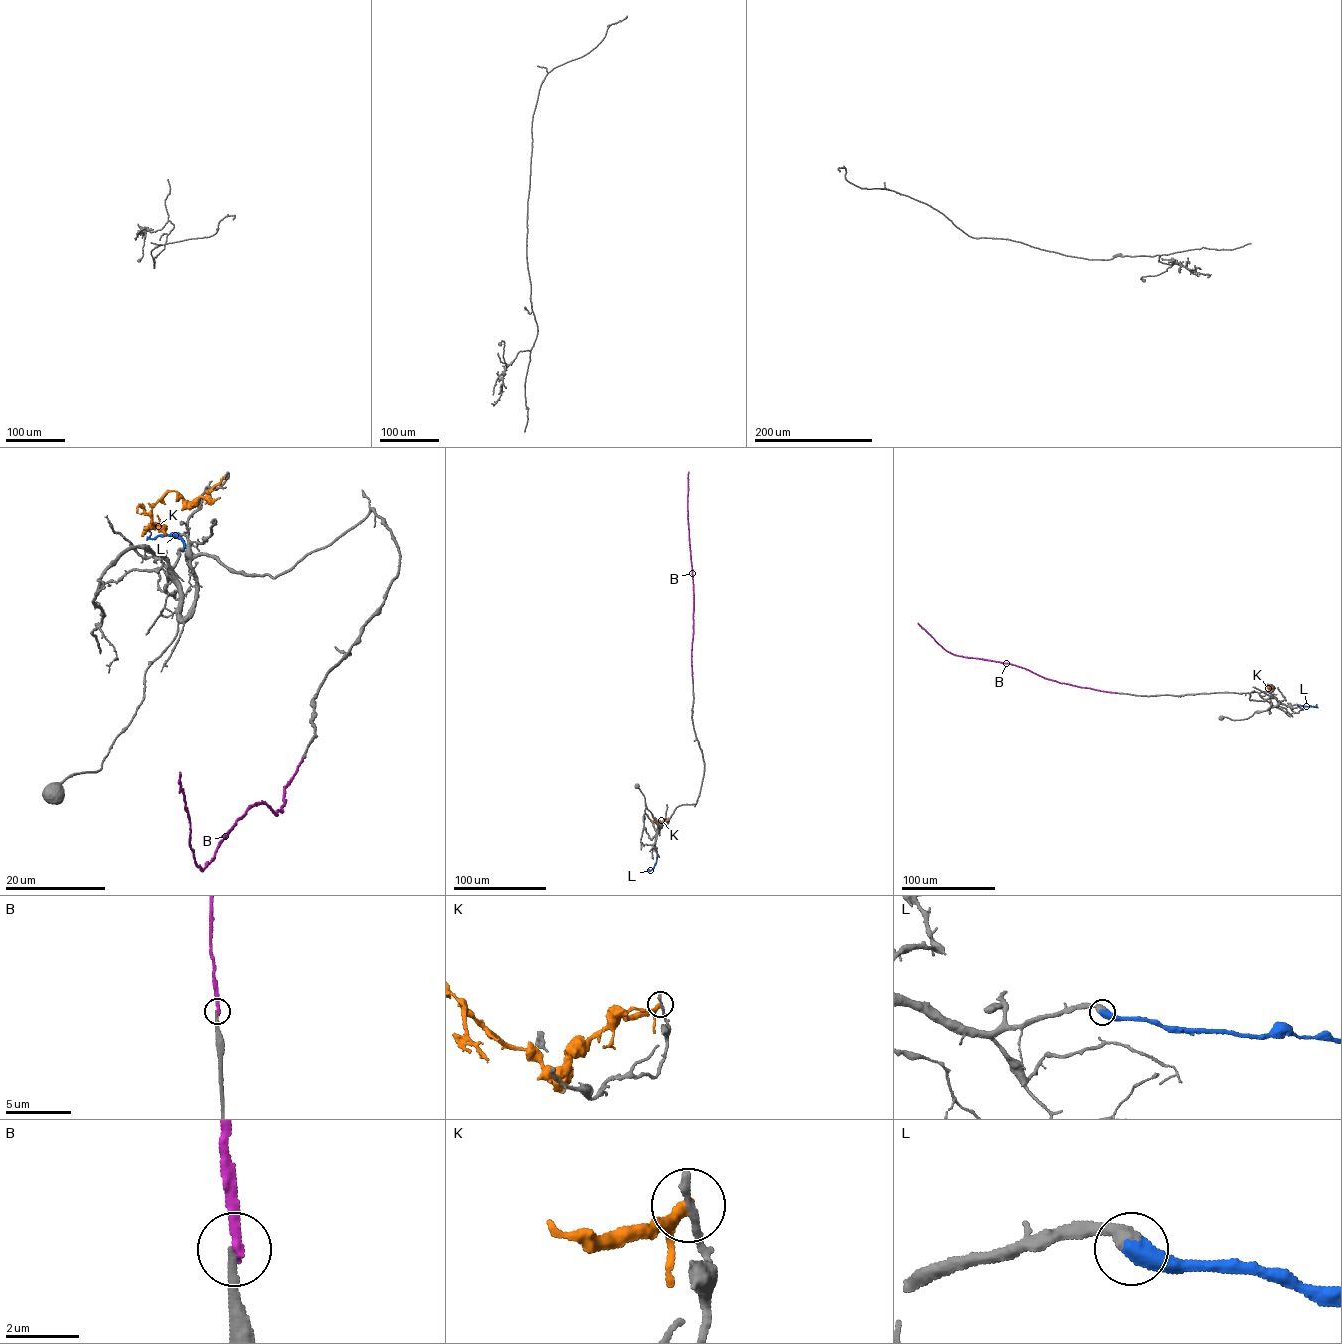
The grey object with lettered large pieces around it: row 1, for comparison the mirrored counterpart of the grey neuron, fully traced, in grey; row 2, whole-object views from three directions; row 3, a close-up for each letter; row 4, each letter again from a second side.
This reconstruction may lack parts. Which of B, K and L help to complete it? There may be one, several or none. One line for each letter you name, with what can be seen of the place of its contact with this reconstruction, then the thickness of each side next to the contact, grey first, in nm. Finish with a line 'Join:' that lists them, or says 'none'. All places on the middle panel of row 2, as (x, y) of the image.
L: contact (657, 852); calibres 440 and 550 nm
Join: L

